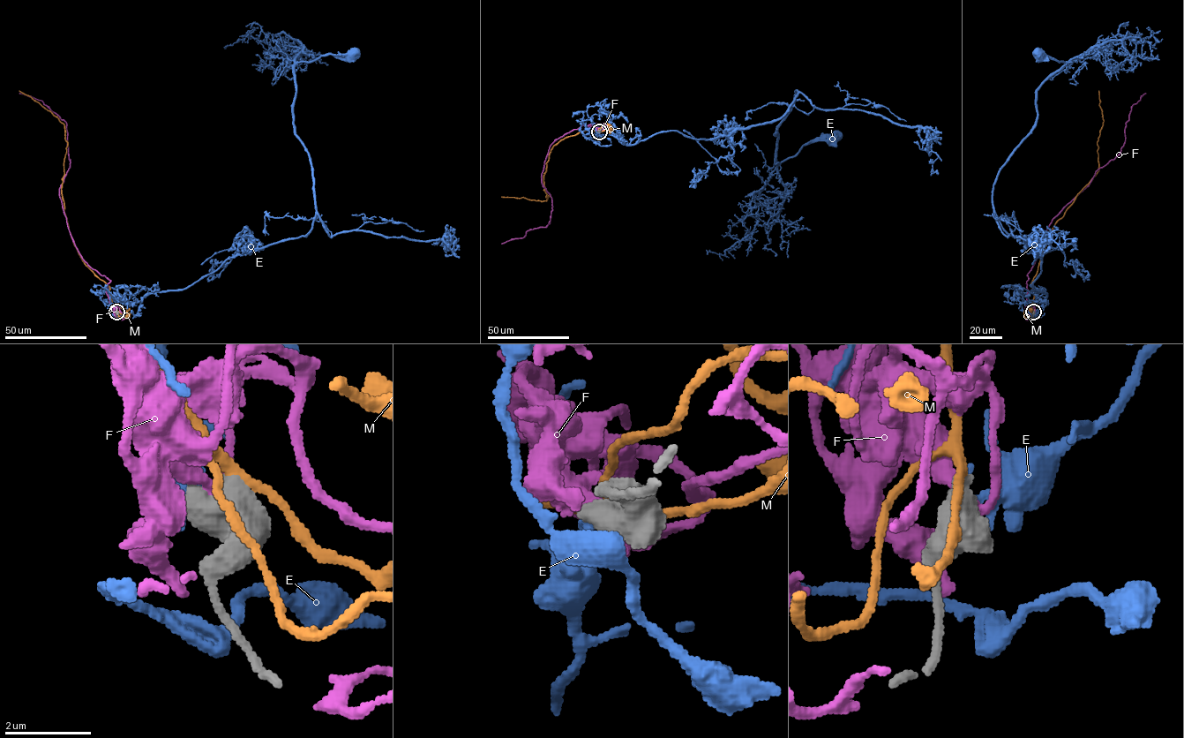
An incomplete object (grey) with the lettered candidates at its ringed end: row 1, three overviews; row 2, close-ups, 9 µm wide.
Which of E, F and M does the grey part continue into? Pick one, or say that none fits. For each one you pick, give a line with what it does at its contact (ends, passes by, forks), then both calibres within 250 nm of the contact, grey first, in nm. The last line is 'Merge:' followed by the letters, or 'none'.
F: it passes by; 950 nm thick on the grey side, 320 nm on the other
Merge: F

